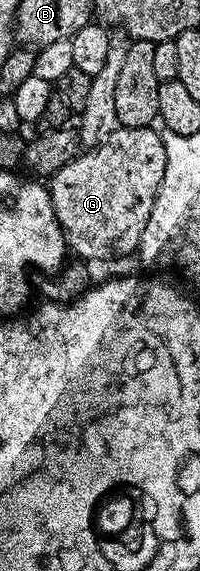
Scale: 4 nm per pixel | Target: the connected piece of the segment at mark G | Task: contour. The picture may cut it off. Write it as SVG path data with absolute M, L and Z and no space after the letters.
M153 127L143 129L117 128L102 145L85 149L74 161L67 163L61 170L48 178L47 188L55 215L65 233L65 244L73 249L78 258L86 263L93 261L117 261L120 257L129 257L141 247L143 227L151 219L151 207L159 187L163 183L163 171L167 163L165 144L161 133Z

